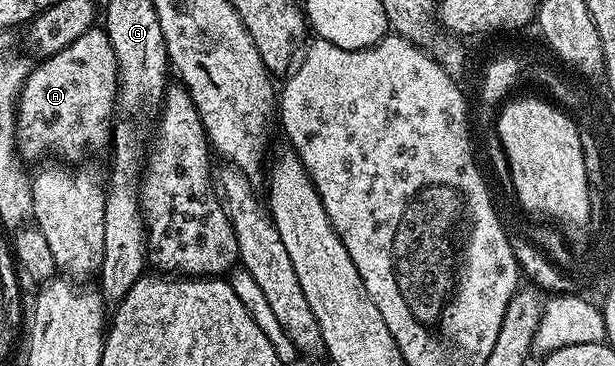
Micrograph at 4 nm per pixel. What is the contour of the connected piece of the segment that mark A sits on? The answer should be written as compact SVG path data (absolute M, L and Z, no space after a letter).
M90 29L56 55L37 61L20 90L16 116L16 148L21 159L40 158L59 142L60 154L68 164L80 164L87 154L107 151L117 117L117 65L105 31Z

